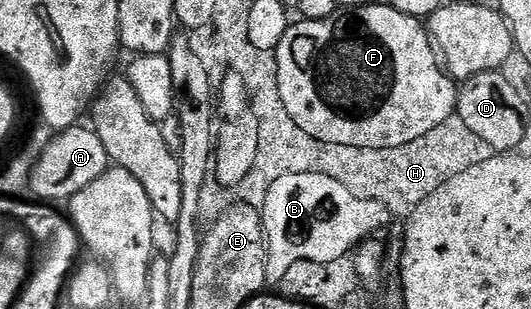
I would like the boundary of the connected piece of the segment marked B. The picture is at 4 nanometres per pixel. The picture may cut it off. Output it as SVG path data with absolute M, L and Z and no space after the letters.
M296 173L279 178L261 212L267 247L266 284L277 287L293 264L316 261L328 265L350 255L363 241L393 224L394 214L378 200L360 199L330 175Z

